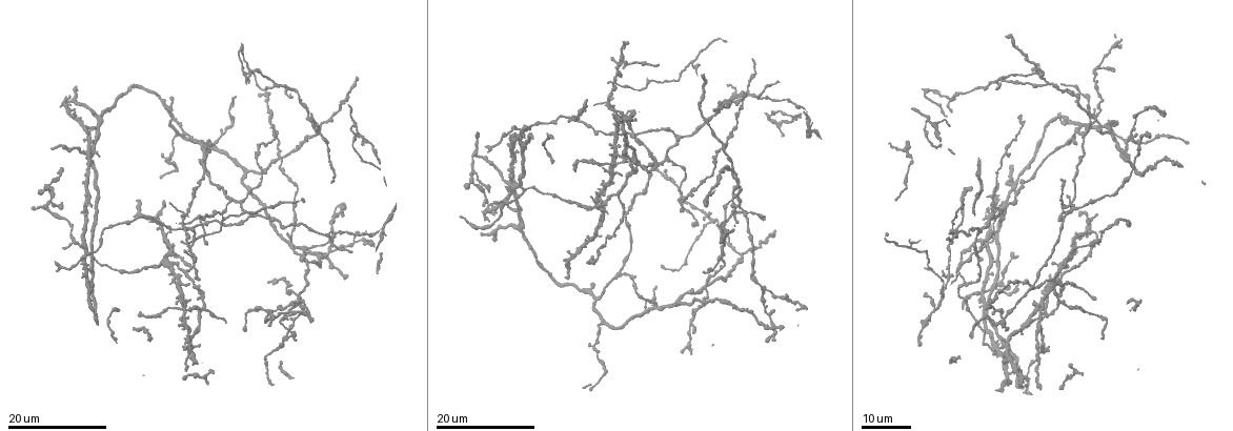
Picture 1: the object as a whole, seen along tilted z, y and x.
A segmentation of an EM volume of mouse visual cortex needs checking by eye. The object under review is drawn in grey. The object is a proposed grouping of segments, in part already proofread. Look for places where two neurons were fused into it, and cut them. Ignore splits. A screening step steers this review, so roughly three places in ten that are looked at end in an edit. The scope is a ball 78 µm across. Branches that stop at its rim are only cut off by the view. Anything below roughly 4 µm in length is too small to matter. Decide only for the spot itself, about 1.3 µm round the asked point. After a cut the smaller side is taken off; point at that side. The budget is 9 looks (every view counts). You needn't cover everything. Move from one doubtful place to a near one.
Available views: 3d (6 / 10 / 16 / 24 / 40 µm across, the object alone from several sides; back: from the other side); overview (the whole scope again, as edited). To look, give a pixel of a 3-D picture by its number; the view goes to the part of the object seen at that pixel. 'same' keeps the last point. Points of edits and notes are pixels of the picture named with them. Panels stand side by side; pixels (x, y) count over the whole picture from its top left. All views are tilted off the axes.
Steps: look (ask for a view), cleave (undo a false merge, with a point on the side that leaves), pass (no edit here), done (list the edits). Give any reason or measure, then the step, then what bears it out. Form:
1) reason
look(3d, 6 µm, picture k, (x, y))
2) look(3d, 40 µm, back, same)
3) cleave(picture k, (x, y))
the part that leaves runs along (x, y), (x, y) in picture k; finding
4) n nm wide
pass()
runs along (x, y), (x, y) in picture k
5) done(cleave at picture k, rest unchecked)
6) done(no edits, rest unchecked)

a fork
look(3d, 16 µm, picture 1, (294, 90))

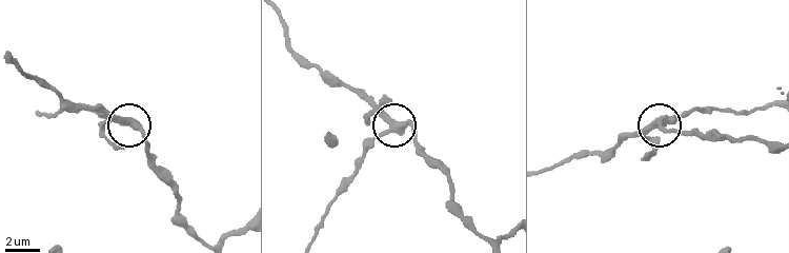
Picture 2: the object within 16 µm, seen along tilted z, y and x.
zoom in
look(3d, 10 µm, picture 2, (128, 123))

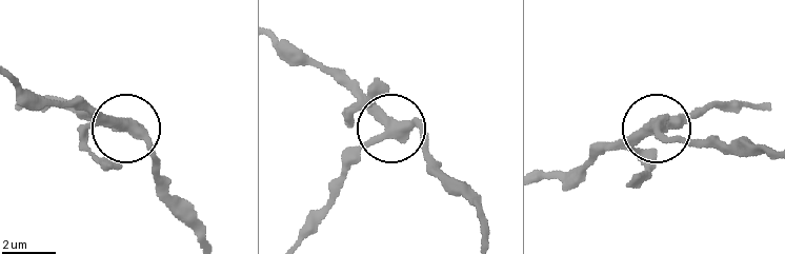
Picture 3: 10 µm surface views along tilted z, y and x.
360 nm wide
pass()
runs along (483, 235), (422, 131), (380, 134), (331, 189) in picture 3; all the same neuron

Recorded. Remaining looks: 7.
calibre changes
look(3d, 16 µm, picture 1, (1101, 110))

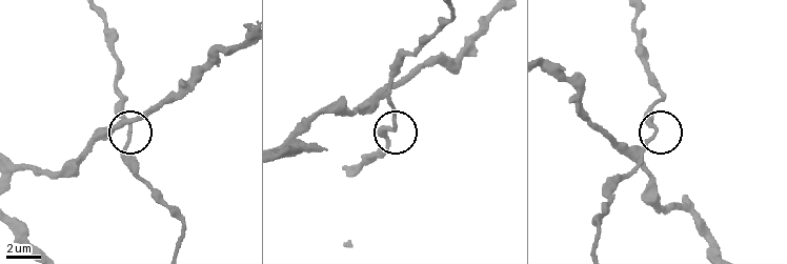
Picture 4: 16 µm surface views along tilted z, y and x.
closer look
look(3d, 6 µm, picture 4, (654, 125))

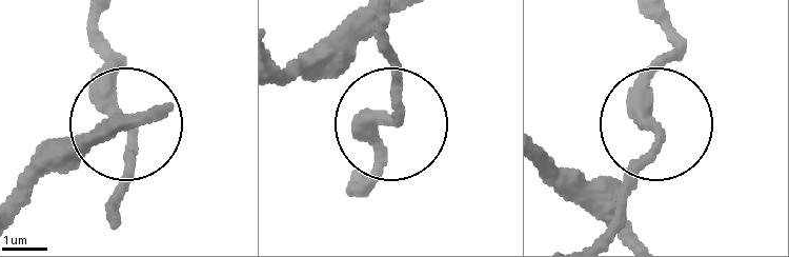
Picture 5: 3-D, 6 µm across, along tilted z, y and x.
pass()
runs along (281, 68), (388, 62), (396, 122), (350, 198) in picture 5; one neuron here

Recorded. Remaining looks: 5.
side arm on a straight run
look(3d, 24 µm, picture 1, (1064, 212))

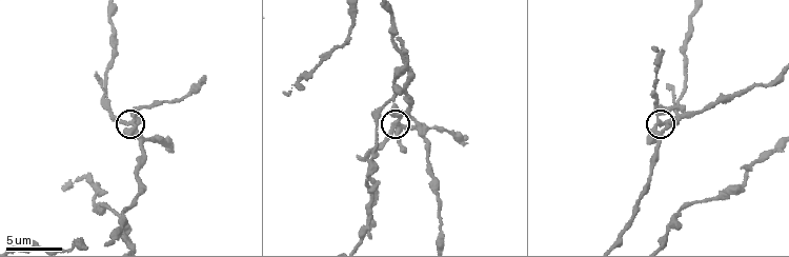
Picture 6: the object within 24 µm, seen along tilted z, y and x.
look(3d, 6 µm, picture 6, (132, 119))

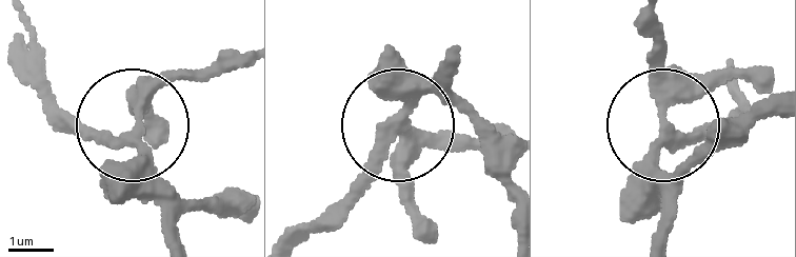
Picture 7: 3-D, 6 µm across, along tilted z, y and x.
3 arms
pass()
continuous, no second neuron

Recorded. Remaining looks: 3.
a fork
look(3d, 16 µm, picture 1, (330, 249))

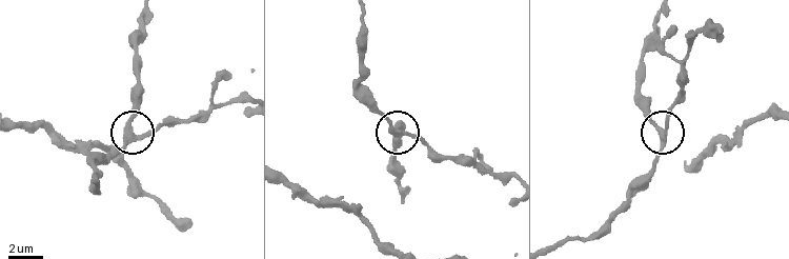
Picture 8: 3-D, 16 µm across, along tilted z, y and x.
look(3d, 10 µm, picture 8, (137, 134))

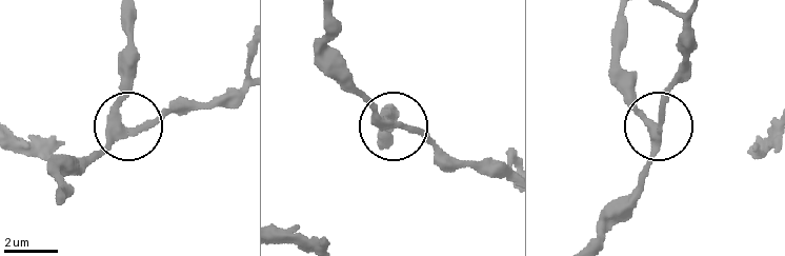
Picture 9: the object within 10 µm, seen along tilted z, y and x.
side arm 15 µm; 3 arms
pass()
all the same neuron

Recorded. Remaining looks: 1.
done(no edits, rest unchecked)

